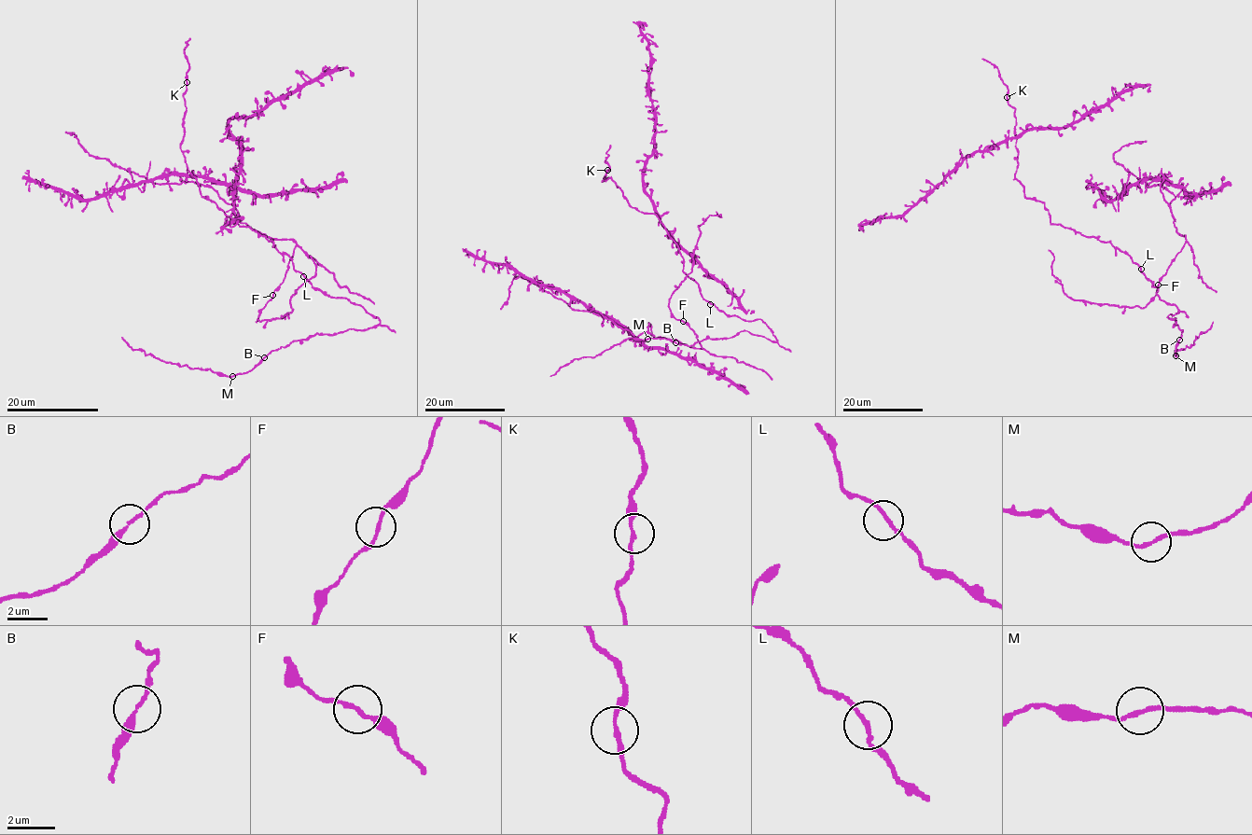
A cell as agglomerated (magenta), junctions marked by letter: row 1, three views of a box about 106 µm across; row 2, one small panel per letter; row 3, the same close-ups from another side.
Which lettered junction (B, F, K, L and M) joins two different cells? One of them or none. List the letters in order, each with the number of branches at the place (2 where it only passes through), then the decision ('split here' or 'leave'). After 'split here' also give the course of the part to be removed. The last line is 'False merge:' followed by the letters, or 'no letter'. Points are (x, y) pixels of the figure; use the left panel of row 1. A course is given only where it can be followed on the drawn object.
B: branches 2; leave
F: branches 2; leave
K: branches 2; leave
L: branches 2; leave
M: branches 2; leave
False merge: no letter

